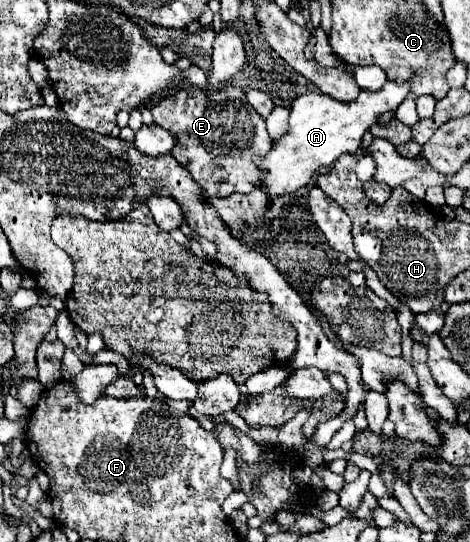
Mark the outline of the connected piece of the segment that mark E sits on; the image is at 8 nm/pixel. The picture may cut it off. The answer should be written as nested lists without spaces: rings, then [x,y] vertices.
[[[226,86],[218,92],[204,92],[202,88],[186,88],[176,90],[162,96],[152,108],[154,122],[162,128],[170,130],[178,138],[178,146],[172,150],[172,156],[192,174],[192,178],[200,184],[200,188],[208,196],[226,198],[234,192],[250,192],[260,186],[264,172],[260,172],[252,160],[252,156],[266,156],[272,150],[272,140],[266,132],[264,118],[248,104],[246,92],[234,86]]]

